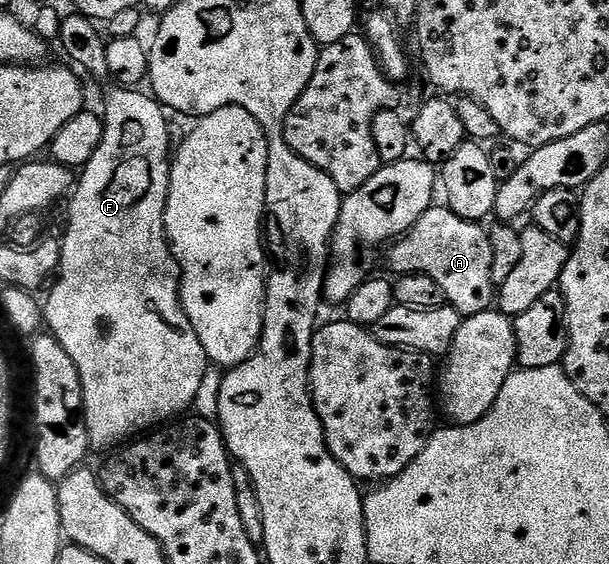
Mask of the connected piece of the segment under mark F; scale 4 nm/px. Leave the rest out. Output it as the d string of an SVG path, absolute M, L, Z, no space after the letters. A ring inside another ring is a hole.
M118 86L113 90L117 91L111 92L105 99L103 141L99 141L99 149L95 149L95 157L91 157L91 161L87 161L87 165L80 172L75 183L75 190L68 200L68 203L70 202L69 224L66 225L65 235L63 234L61 239L61 266L52 284L53 292L50 293L49 300L44 300L43 303L43 319L48 330L59 341L59 345L67 349L71 361L75 361L79 369L79 381L85 402L85 427L89 431L89 446L96 450L97 447L101 451L106 450L105 452L120 448L126 441L166 421L176 420L182 413L188 412L195 401L195 393L199 393L199 385L203 385L205 370L211 365L203 345L199 345L199 337L195 337L195 329L191 329L191 321L181 304L181 270L173 256L173 249L169 246L168 239L165 238L165 206L169 196L169 168L171 166L169 123L165 120L166 108L162 107L152 94L145 92L144 95L144 90L123 86Z

